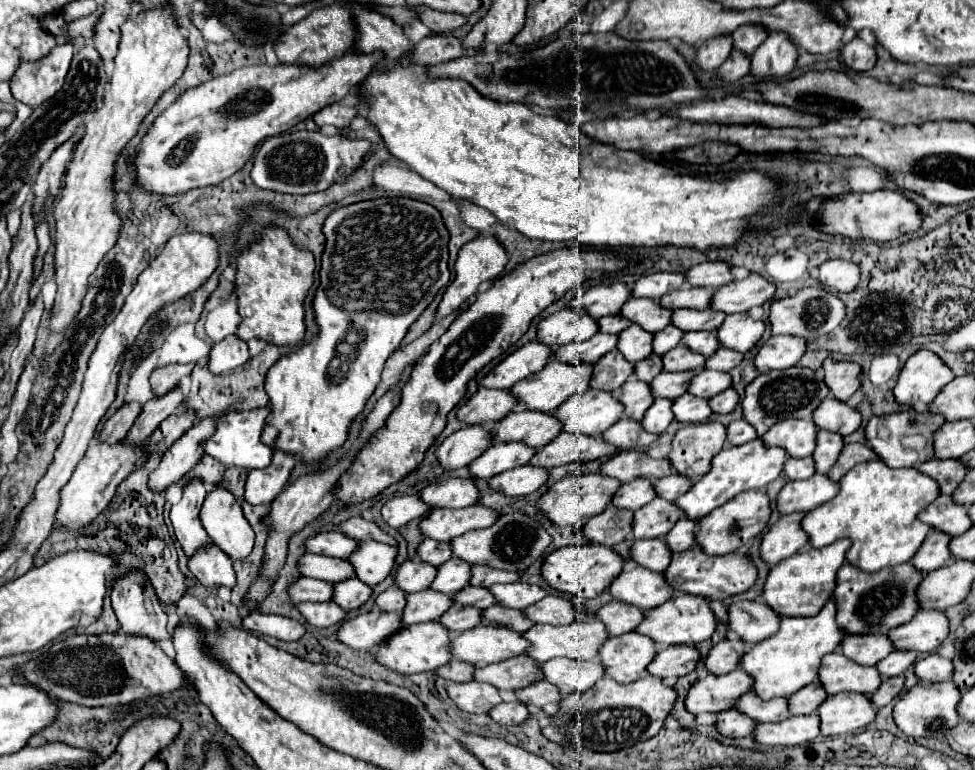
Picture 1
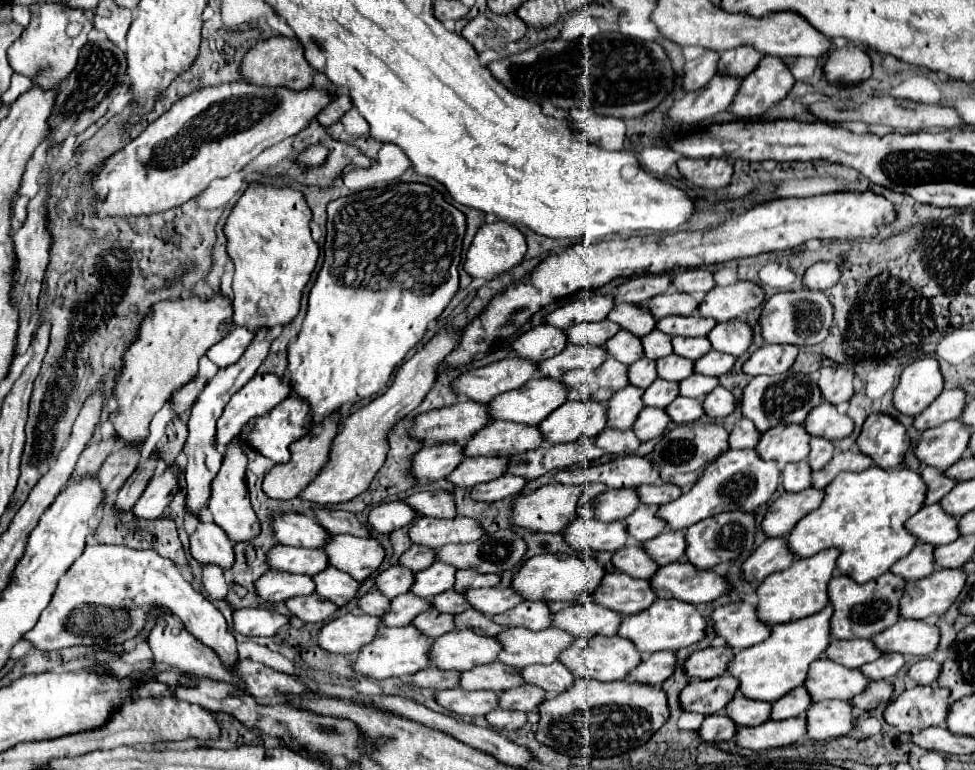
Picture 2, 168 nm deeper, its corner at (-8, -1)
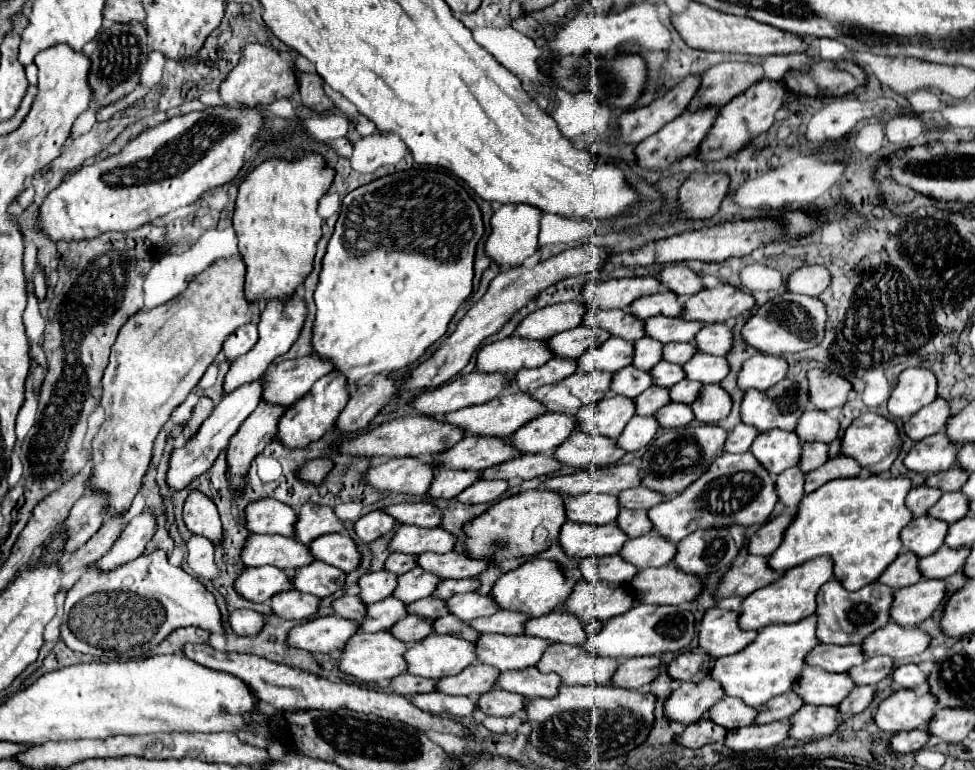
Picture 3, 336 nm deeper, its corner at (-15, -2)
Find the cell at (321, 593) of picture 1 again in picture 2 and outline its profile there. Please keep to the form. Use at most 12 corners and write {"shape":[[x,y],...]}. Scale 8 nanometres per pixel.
{"shape":[[269,569],[255,581],[265,601],[313,593],[309,575]]}

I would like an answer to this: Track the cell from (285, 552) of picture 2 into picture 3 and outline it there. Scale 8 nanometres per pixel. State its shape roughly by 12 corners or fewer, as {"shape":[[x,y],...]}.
{"shape":[[252,534],[246,566],[286,572],[316,558],[306,544],[284,536]]}

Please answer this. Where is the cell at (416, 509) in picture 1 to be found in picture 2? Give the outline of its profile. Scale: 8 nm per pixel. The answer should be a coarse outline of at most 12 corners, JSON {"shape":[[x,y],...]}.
{"shape":[[403,501],[373,507],[367,523],[377,533],[411,525],[417,513]]}

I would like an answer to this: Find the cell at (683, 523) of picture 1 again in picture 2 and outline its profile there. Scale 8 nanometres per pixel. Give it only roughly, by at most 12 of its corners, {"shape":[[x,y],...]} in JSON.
{"shape":[[665,529],[643,549],[657,565],[685,557],[683,531]]}

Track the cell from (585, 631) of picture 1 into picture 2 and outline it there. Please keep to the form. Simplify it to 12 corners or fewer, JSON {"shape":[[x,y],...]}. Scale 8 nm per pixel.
{"shape":[[553,627],[501,631],[497,659],[515,669],[557,661],[573,637]]}

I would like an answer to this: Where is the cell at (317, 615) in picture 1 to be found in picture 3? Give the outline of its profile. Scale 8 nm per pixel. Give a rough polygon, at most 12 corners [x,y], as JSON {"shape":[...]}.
{"shape":[[298,590],[272,598],[272,610],[286,620],[306,620],[320,598]]}

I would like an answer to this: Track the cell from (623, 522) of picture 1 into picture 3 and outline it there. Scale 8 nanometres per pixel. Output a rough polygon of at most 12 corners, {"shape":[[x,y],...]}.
{"shape":[[564,522],[568,556],[618,554],[628,536],[616,524]]}

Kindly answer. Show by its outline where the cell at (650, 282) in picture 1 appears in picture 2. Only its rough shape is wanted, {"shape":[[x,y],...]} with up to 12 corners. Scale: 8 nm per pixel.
{"shape":[[641,275],[621,283],[615,303],[645,305],[665,293],[671,275]]}

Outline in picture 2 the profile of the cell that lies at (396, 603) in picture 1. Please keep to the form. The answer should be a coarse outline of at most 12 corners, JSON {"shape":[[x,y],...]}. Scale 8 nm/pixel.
{"shape":[[377,591],[363,595],[357,607],[365,615],[385,613],[389,599]]}

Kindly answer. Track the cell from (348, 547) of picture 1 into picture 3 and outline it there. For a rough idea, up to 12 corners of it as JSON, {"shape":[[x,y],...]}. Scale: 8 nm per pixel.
{"shape":[[272,498],[246,508],[254,534],[294,536],[296,510]]}

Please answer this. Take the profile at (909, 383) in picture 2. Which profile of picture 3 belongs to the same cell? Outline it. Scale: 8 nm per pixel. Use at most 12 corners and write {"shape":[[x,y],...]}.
{"shape":[[906,368],[888,400],[894,418],[908,420],[936,400],[928,368]]}

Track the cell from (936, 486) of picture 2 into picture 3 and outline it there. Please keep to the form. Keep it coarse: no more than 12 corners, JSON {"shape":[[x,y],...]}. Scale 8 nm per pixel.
{"shape":[[928,484],[912,488],[908,508],[924,516],[942,496]]}

